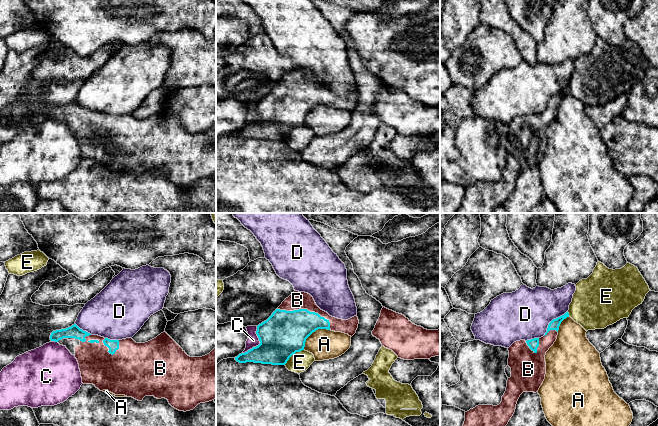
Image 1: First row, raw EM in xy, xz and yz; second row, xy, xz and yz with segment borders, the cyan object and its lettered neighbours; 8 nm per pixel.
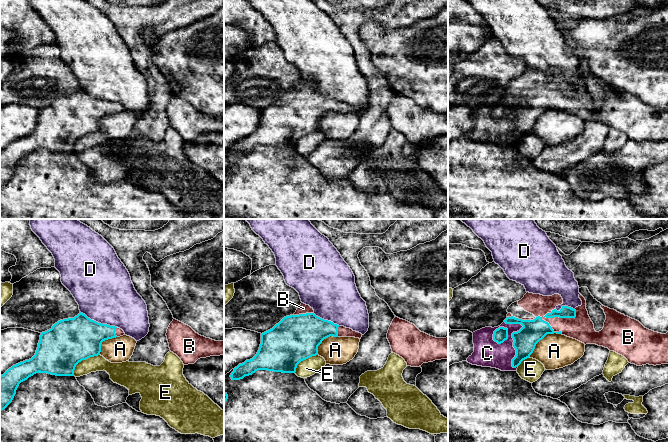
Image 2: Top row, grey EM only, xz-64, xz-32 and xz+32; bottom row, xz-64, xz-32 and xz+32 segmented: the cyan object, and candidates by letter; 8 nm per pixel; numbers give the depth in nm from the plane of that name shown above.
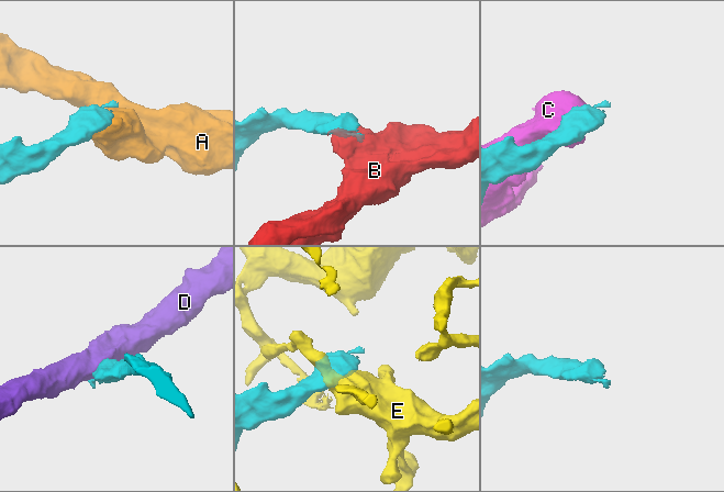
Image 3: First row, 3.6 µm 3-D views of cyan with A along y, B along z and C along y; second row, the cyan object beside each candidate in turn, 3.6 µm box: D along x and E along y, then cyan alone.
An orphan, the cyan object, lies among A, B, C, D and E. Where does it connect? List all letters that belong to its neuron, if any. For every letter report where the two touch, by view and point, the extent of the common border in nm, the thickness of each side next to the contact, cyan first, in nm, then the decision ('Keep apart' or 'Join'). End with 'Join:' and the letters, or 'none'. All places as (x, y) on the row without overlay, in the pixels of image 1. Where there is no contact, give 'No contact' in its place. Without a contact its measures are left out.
A: Touches cyan at xz (312, 108). Shared border 280 nm. Thickness 360 nm (cyan) against 240 nm. Keep apart
B: Touches cyan at xz (306, 85). Shared border 460 nm. Thickness 360 nm (cyan) against 150 nm. Join
C: Touches cyan at xz (260, 119). Shared border 260 nm. Thickness 360 nm (cyan) against 90 nm. Keep apart
D: Touches cyan at yz (552, 96). Shared border 280 nm. Thickness 80 nm (cyan) against 400 nm. Keep apart
E: Touches cyan at xz (293, 129). Shared border 200 nm. Thickness 360 nm (cyan) against 160 nm. Keep apart
Join: B

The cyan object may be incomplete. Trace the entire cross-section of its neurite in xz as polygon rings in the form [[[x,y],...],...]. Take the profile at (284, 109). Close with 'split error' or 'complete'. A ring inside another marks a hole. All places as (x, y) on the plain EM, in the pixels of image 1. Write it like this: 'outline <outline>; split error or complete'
outline [[[294,67],[266,97],[257,102],[256,110],[260,120],[245,129],[239,130],[235,136],[239,139],[285,141],[293,130],[304,126],[306,115],[316,106],[327,105],[342,108],[352,113],[356,109],[358,100],[357,92],[348,96],[332,93],[316,81],[310,70]]]; split error

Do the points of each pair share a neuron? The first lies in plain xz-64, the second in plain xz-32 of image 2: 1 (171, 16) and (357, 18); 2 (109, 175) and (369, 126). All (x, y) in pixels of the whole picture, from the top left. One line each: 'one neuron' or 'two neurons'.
1: one neuron
2: one neuron

